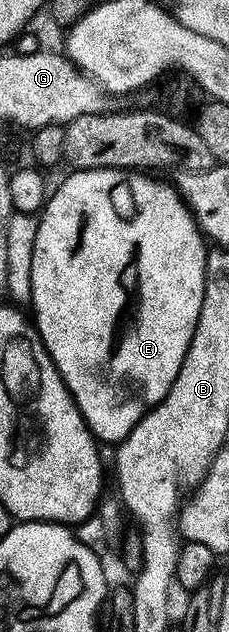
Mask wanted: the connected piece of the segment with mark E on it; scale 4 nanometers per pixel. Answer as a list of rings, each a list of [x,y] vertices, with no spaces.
[[[75,170],[55,191],[53,189],[50,191],[37,218],[39,227],[36,232],[36,243],[33,244],[32,294],[29,303],[30,309],[35,309],[33,325],[38,330],[39,339],[43,341],[43,346],[49,352],[57,372],[67,385],[68,392],[74,396],[85,424],[103,444],[122,442],[149,413],[151,407],[156,406],[167,395],[173,380],[177,380],[177,372],[181,372],[185,352],[189,352],[189,344],[193,340],[193,332],[201,316],[209,246],[203,231],[195,223],[195,217],[187,209],[186,202],[179,197],[179,191],[174,185],[167,183],[166,186],[155,178],[158,177],[126,170]]]

